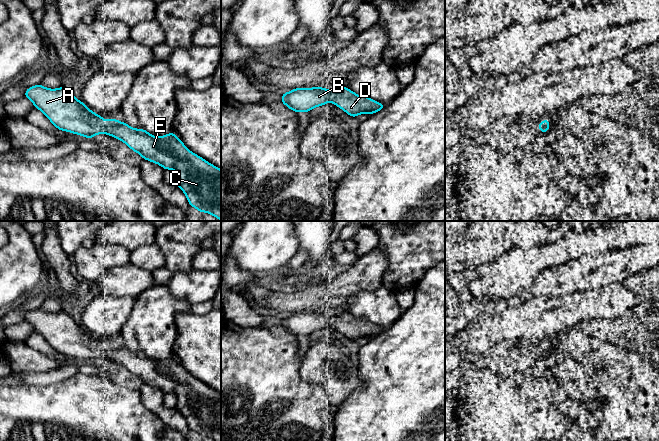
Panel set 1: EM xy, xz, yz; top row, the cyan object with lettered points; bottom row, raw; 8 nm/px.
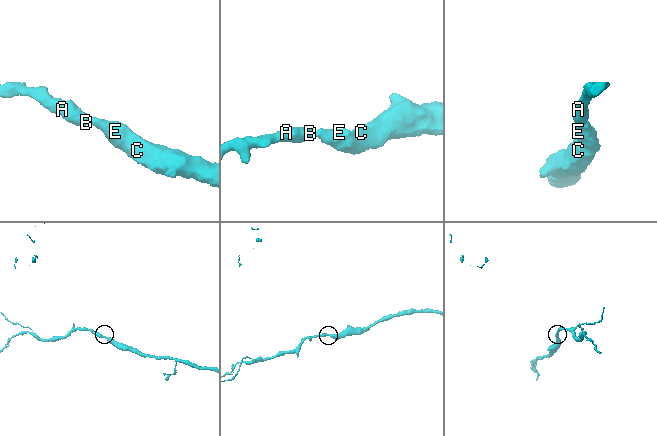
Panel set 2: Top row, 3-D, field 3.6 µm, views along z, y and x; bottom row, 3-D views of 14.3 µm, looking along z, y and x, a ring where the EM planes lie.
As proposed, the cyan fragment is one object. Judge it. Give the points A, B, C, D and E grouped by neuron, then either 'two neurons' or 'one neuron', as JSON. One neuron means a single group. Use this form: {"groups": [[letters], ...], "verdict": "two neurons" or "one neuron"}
{"groups": [["A", "B", "C", "D", "E"]], "verdict": "one neuron"}

